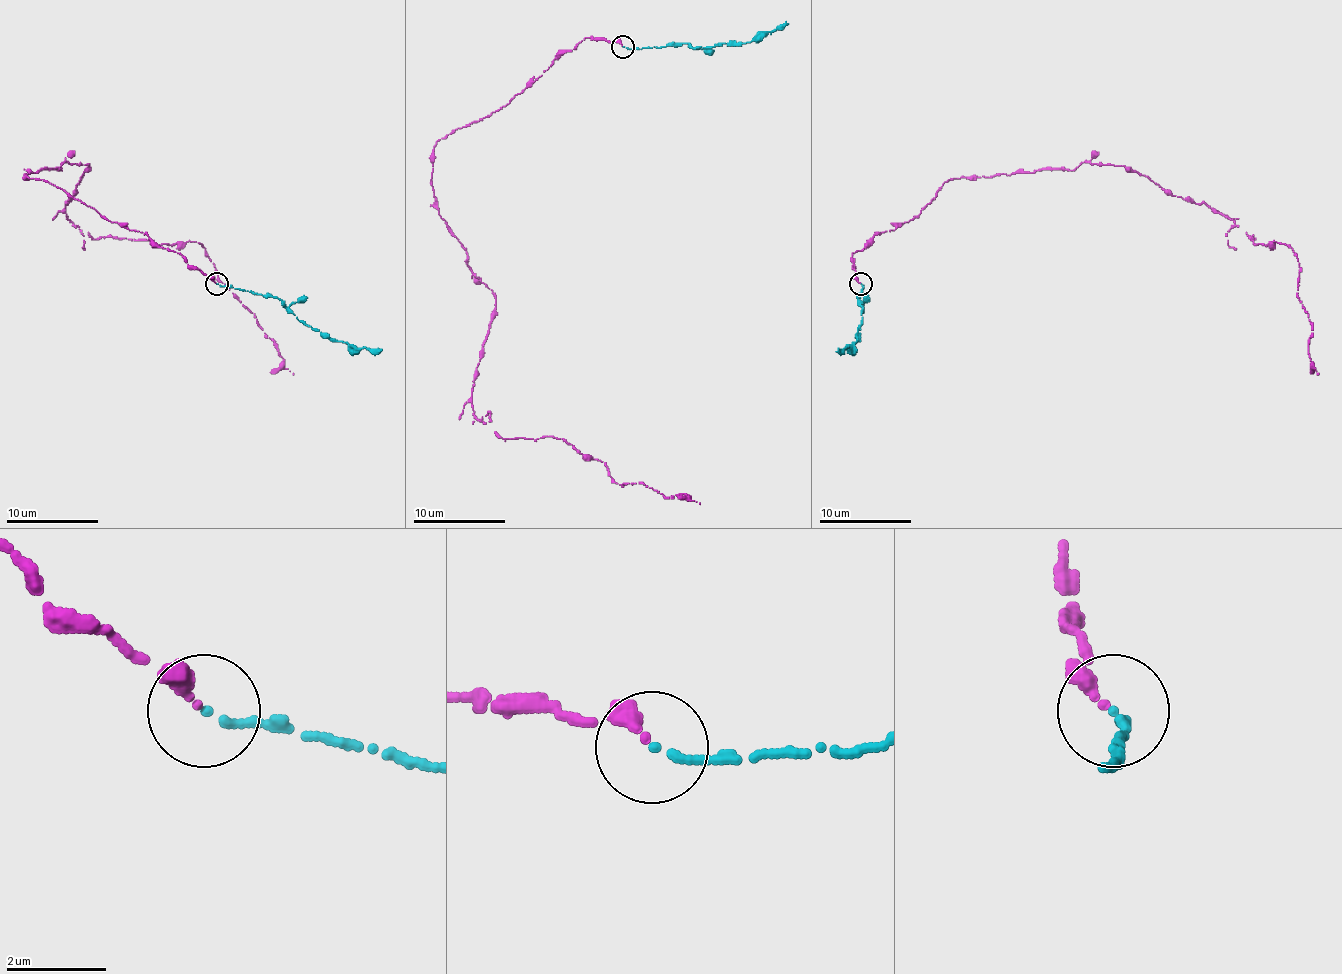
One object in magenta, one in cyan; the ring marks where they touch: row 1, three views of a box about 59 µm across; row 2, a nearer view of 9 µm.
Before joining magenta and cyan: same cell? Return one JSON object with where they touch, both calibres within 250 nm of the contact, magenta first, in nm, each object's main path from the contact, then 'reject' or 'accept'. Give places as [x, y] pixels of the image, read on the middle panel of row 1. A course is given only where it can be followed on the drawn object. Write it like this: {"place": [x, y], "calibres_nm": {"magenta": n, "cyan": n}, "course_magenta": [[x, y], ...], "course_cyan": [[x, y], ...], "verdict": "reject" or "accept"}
{"place": [623, 46], "calibres_nm": {"magenta": 240, "cyan": 140}, "course_magenta": [[621, 45], [584, 38], [440, 139], [438, 214], [495, 297], [474, 416], [699, 503]], "course_cyan": [[623, 47], [642, 49], [683, 42], [706, 47], [749, 42], [788, 24]], "verdict": "accept"}

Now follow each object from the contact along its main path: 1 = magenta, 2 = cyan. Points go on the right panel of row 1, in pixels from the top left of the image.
1: (859, 283), (852, 253), (953, 178), (1130, 166), (1254, 244), (1288, 244), (1318, 375)
2: (862, 283), (864, 288), (857, 297), (862, 320), (857, 340), (850, 347), (839, 350)

